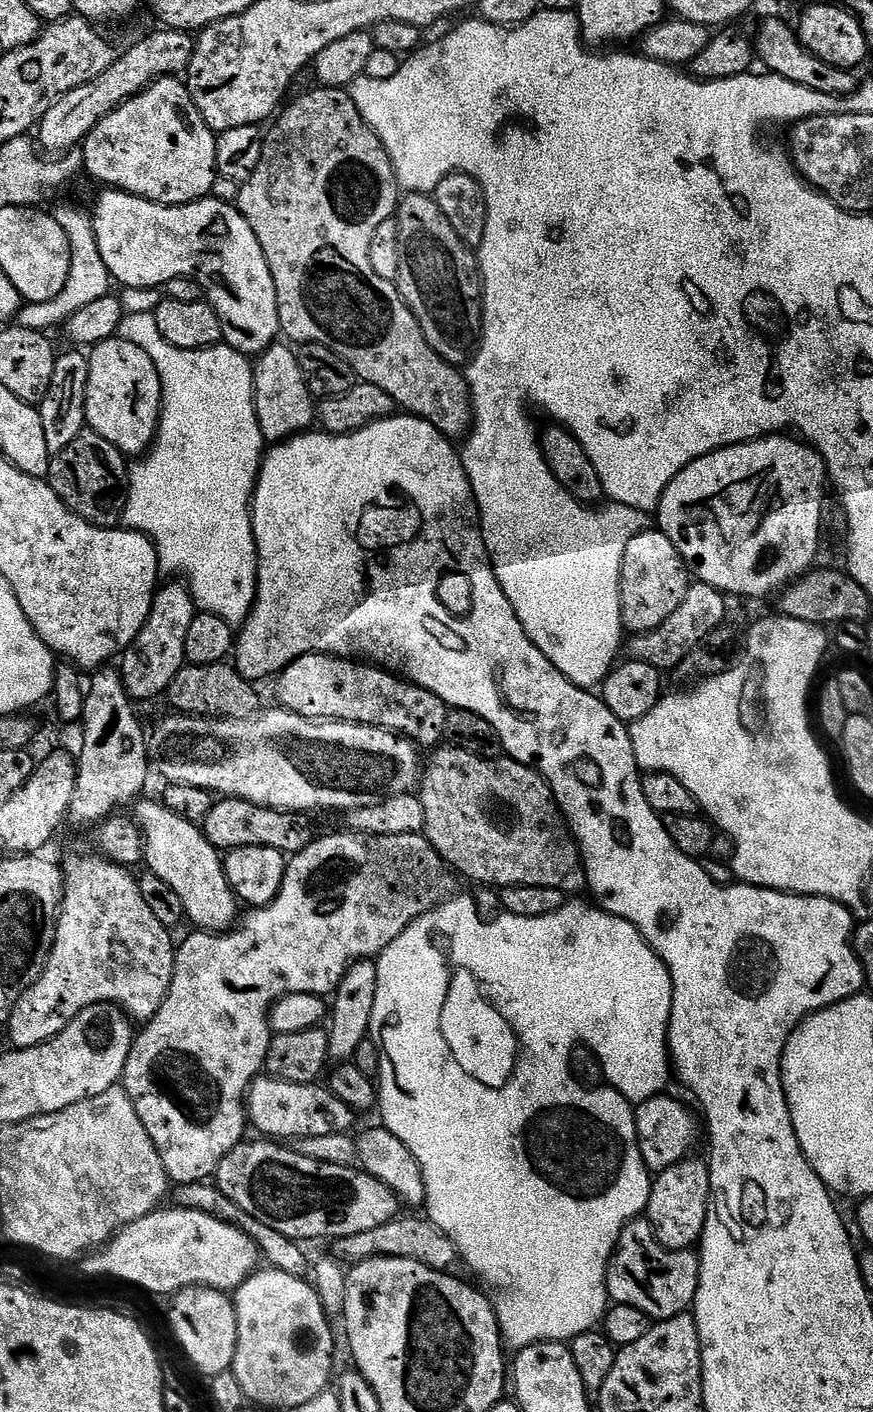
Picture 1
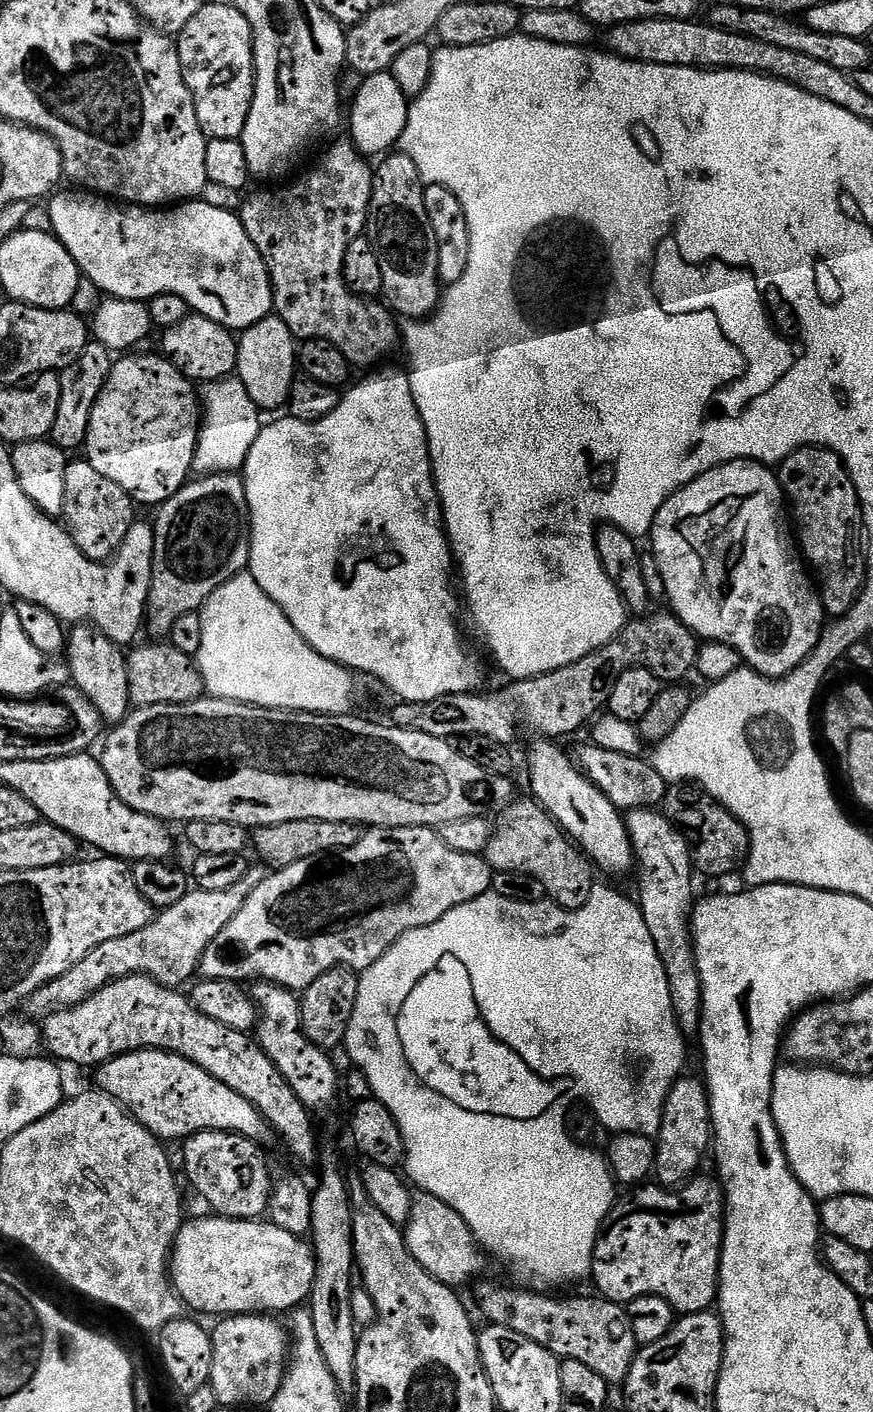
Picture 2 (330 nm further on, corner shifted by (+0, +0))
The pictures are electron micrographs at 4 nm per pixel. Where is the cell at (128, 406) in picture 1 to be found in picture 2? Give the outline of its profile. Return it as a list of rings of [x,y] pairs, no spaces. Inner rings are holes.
[[[128,354],[113,363],[110,378],[104,383],[102,394],[98,394],[98,402],[90,414],[86,459],[98,474],[106,474],[110,482],[118,482],[137,505],[159,506],[189,483],[193,475],[202,427],[202,400],[196,397],[197,385],[182,375],[171,360],[160,354],[136,355],[140,354]]]

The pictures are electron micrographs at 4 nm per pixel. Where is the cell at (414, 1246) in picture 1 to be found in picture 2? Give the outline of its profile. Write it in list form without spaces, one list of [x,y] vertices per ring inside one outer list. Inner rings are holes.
[[[496,1288],[484,1296],[484,1312],[488,1315],[489,1325],[497,1324],[514,1330],[514,1334],[522,1334],[522,1338],[530,1338],[530,1342],[538,1342],[538,1346],[550,1349],[557,1358],[577,1360],[590,1366],[594,1374],[602,1374],[609,1386],[623,1385],[638,1351],[632,1320],[628,1317],[625,1305],[593,1296],[580,1296],[577,1300],[555,1300],[552,1296],[539,1296],[536,1292],[523,1292],[520,1288]]]

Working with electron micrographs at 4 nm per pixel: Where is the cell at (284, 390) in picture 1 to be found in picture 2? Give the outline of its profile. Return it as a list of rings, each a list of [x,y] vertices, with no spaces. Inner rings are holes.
[[[270,314],[264,320],[259,320],[254,326],[243,329],[239,342],[236,372],[239,380],[246,386],[250,398],[261,410],[283,409],[288,403],[292,382],[298,375],[298,341],[296,337],[292,335],[284,320],[275,314]]]

